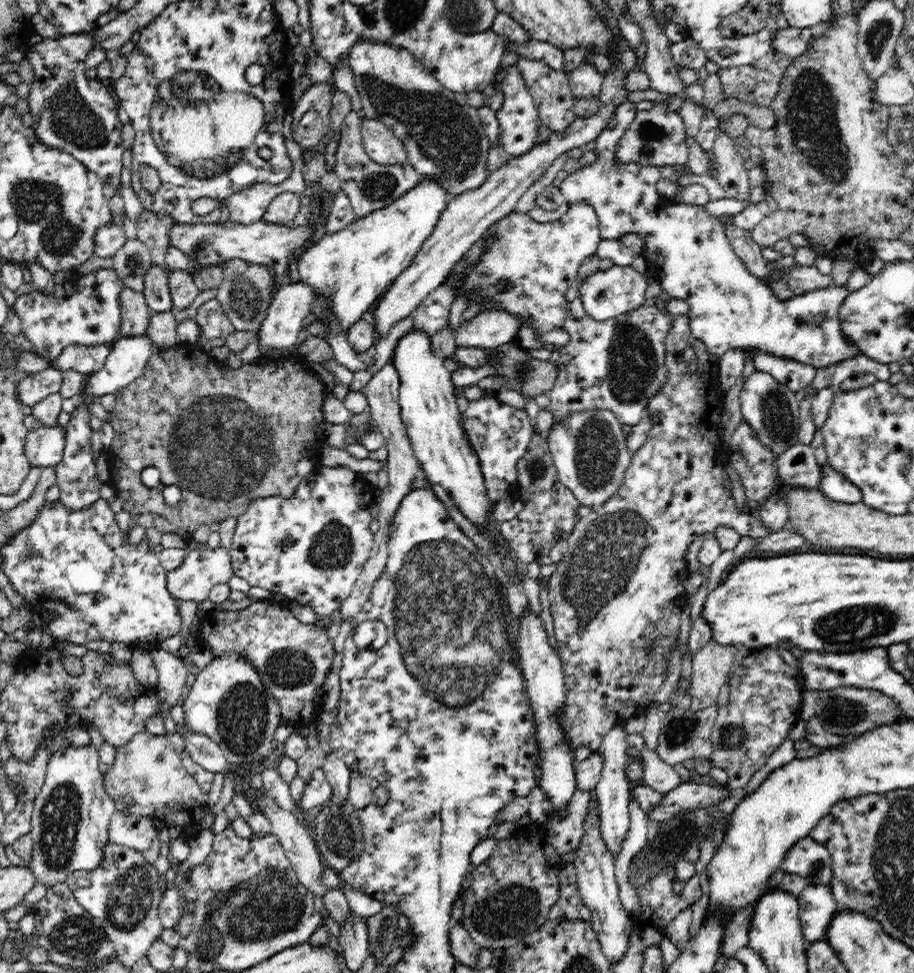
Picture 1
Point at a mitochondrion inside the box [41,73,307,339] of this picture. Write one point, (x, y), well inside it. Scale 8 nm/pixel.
(70, 118)

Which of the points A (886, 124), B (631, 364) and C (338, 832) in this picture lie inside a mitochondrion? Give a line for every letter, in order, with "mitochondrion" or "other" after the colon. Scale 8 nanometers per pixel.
A: other
B: mitochondrion
C: mitochondrion

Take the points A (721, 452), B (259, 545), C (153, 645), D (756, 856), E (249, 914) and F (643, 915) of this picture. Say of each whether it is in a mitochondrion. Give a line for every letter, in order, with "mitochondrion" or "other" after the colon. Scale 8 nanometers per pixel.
A: other
B: other
C: other
D: other
E: mitochondrion
F: other

